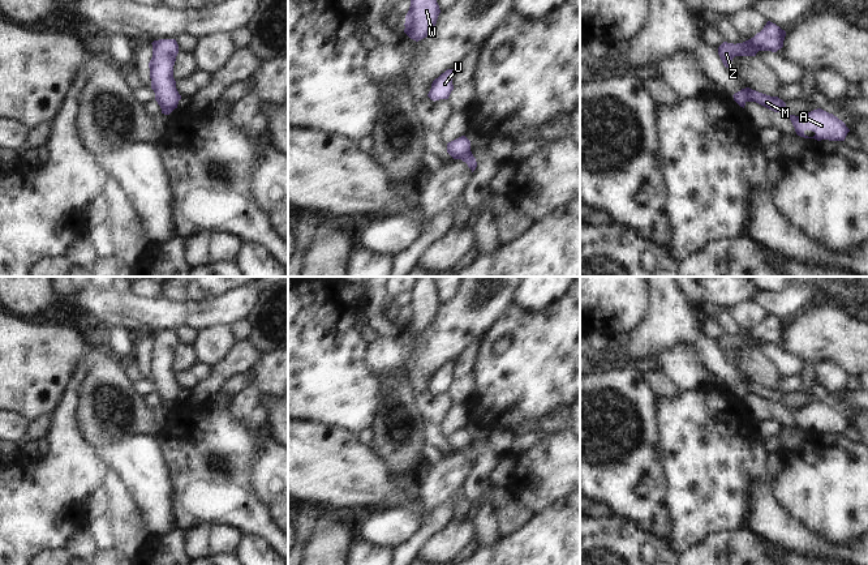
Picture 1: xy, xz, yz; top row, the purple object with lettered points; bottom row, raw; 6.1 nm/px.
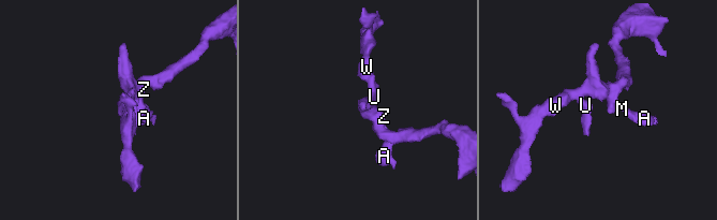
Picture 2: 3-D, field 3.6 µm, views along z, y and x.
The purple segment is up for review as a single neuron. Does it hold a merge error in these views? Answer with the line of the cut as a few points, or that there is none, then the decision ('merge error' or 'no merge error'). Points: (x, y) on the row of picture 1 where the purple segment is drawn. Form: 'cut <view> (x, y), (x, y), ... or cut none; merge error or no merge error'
cut none; no merge error

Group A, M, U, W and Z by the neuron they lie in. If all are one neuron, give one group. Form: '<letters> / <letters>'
A M U W Z

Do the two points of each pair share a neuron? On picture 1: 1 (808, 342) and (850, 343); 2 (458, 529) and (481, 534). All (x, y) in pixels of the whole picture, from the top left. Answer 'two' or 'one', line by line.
1: one
2: two

